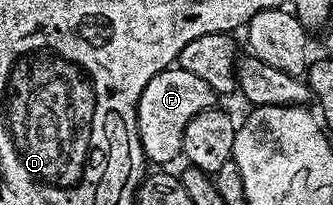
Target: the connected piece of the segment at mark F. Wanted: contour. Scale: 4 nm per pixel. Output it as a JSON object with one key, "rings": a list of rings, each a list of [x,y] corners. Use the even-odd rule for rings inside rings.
{"rings":[[[169,68],[155,74],[146,84],[146,88],[140,97],[140,103],[136,106],[136,128],[140,131],[140,142],[144,145],[144,156],[149,163],[168,162],[171,158],[180,158],[184,148],[184,133],[190,123],[199,114],[205,114],[217,105],[213,83],[208,82],[202,76],[194,76],[194,72],[186,72],[179,68]]]}

